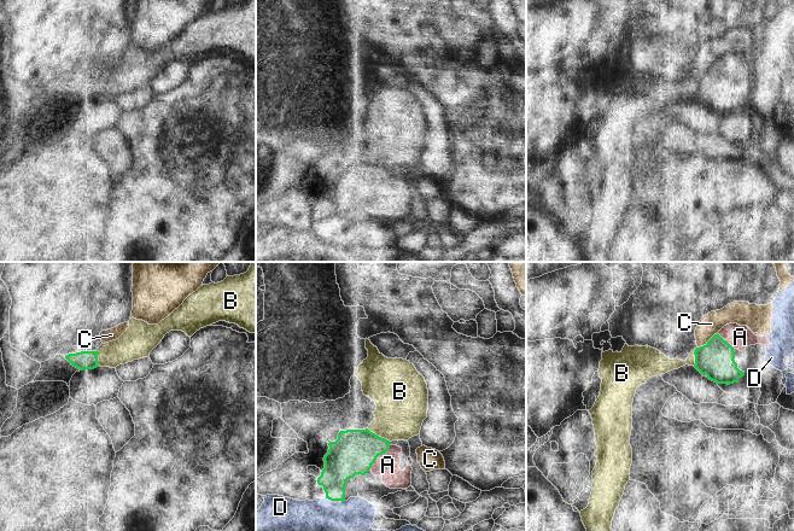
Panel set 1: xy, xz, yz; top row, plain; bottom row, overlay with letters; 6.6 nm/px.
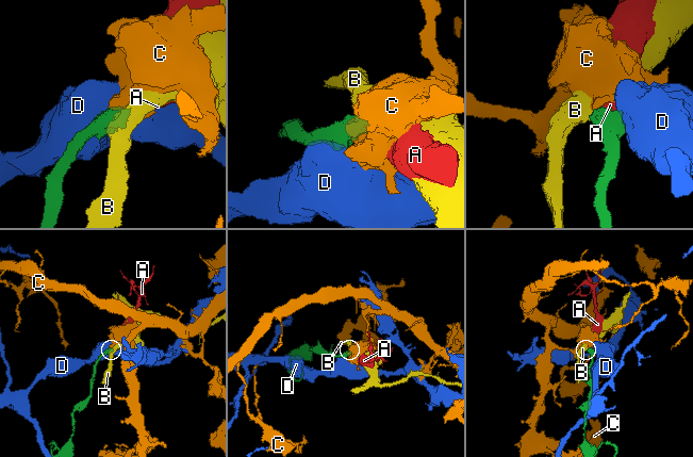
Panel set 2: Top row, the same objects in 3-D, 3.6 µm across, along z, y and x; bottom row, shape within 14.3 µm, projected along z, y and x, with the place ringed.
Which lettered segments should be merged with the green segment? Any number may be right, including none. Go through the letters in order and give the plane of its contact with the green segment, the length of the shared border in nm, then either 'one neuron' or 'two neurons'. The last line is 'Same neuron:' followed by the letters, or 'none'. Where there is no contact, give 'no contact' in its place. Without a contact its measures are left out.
A: xz | 220 nm | one neuron
B: xz | 180 nm | two neurons
C: yz | 170 nm | two neurons
D: xz | 140 nm | two neurons
Same neuron: A

